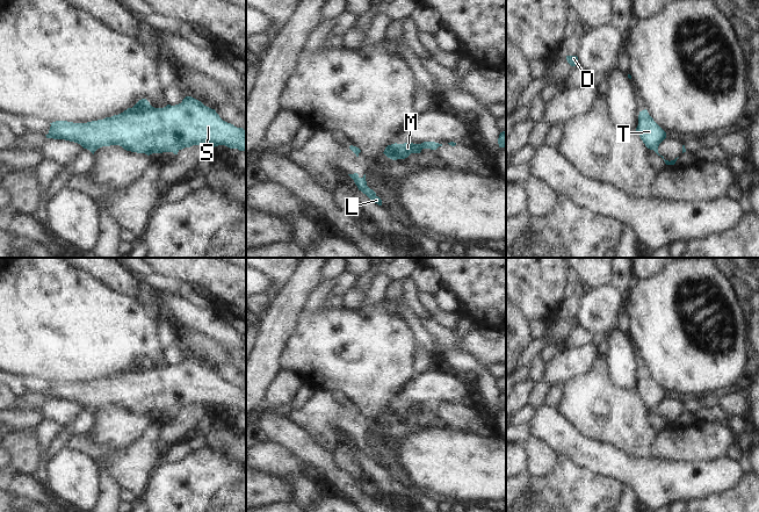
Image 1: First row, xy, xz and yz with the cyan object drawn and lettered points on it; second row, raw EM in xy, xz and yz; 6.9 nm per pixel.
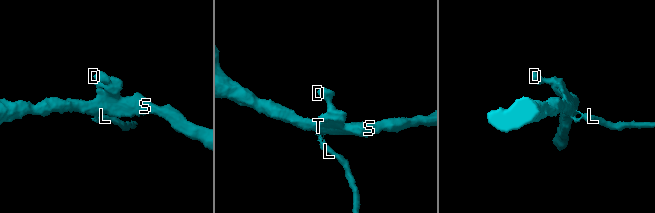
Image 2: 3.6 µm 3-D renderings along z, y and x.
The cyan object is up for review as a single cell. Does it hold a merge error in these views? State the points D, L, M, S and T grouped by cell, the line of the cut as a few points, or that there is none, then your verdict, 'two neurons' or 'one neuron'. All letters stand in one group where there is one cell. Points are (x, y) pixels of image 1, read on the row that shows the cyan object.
groups D M S T / L; cut yz (657, 146), (653, 150); two neurons

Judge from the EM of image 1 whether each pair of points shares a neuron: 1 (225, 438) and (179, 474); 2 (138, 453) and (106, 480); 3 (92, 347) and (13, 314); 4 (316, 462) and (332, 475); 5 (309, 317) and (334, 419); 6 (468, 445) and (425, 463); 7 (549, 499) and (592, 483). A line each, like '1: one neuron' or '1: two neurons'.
1: two neurons
2: two neurons
3: one neuron
4: one neuron
5: two neurons
6: one neuron
7: one neuron

